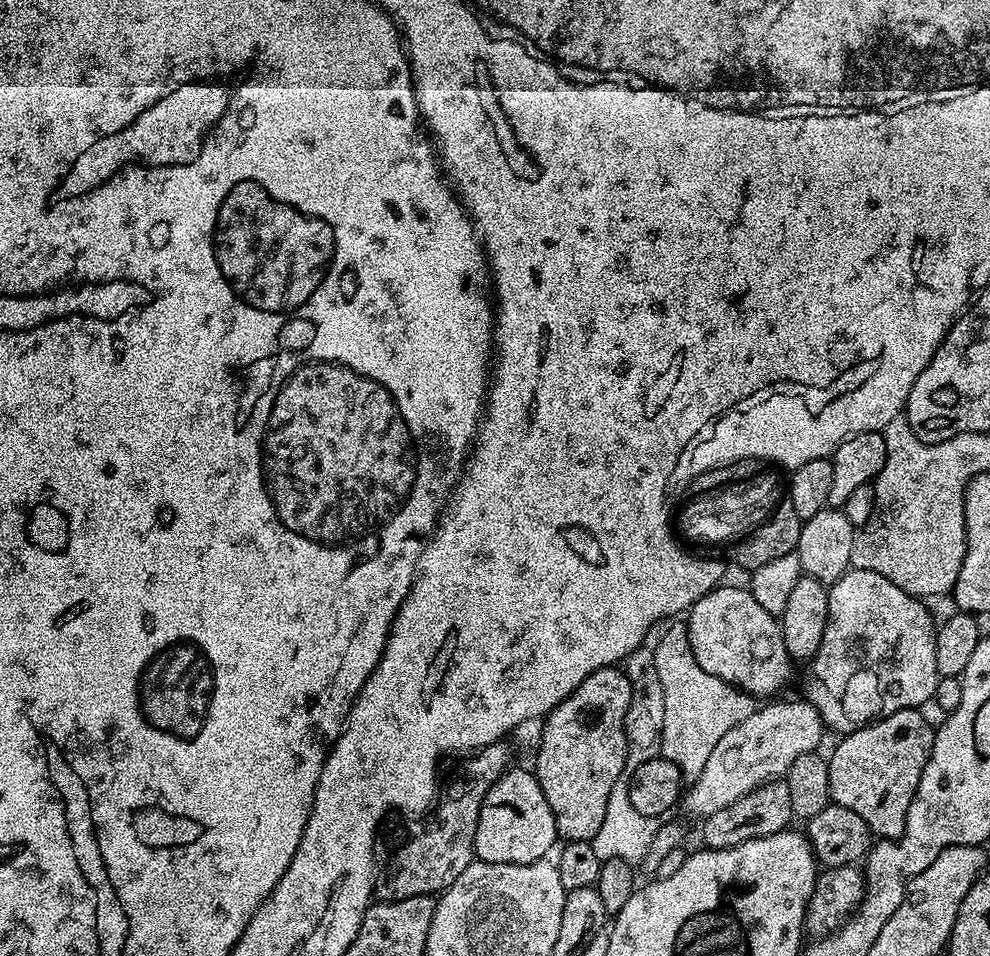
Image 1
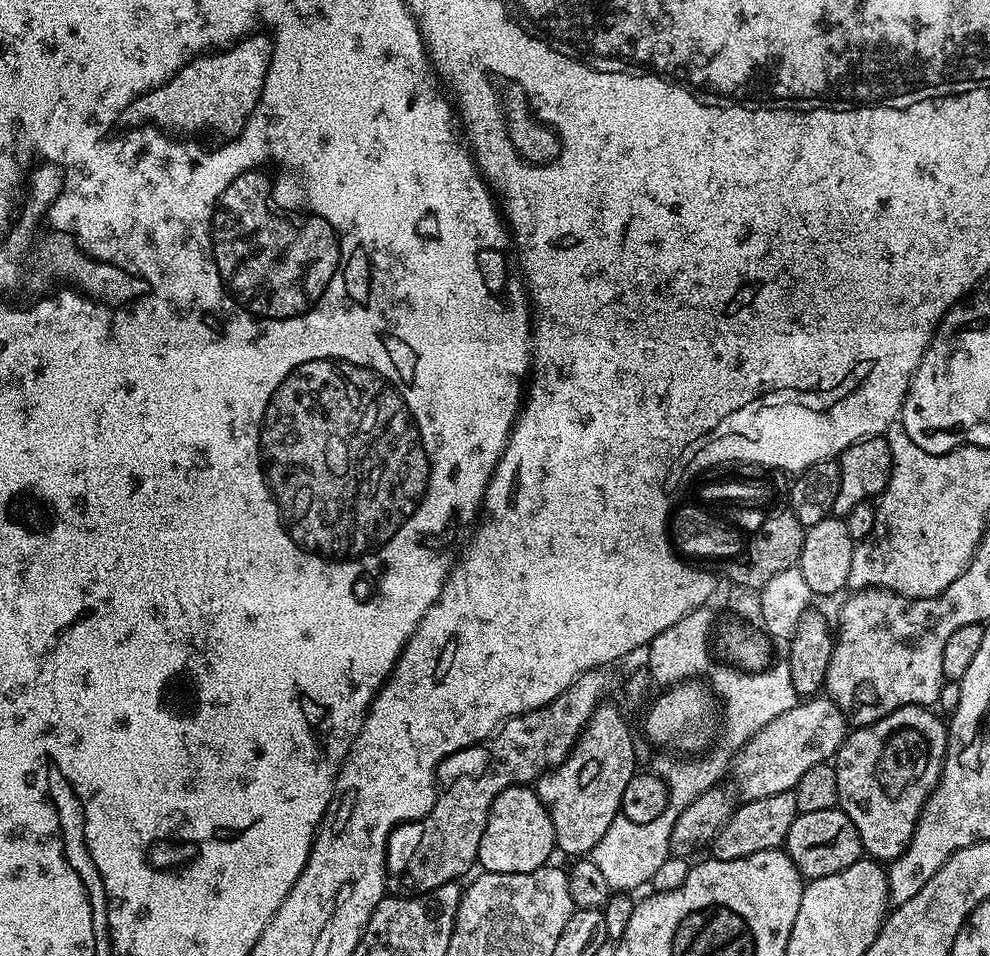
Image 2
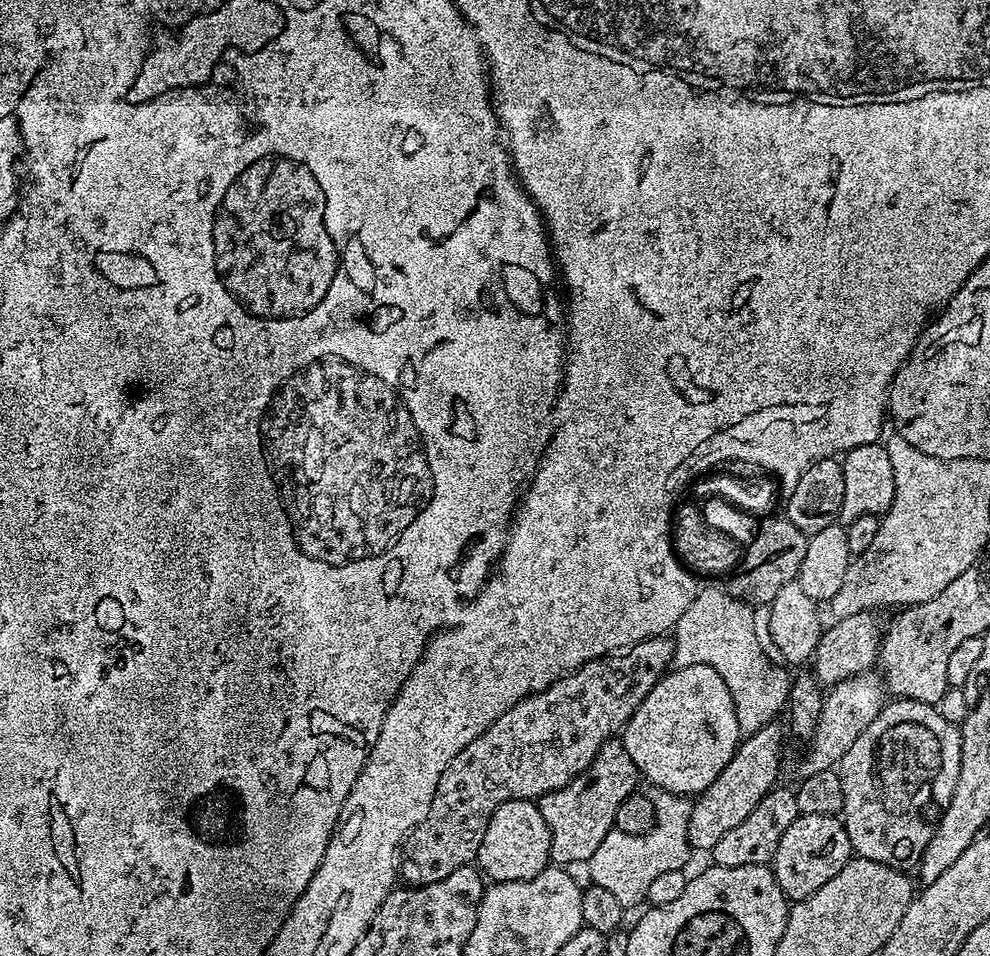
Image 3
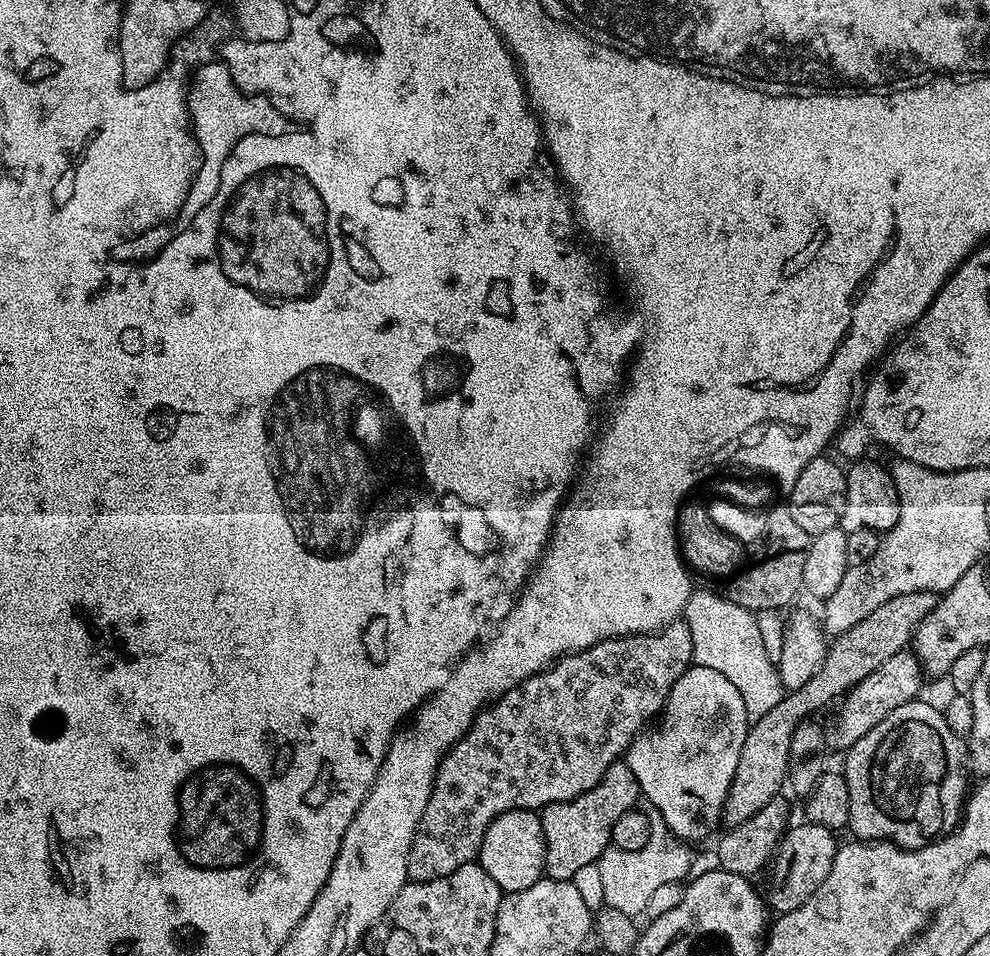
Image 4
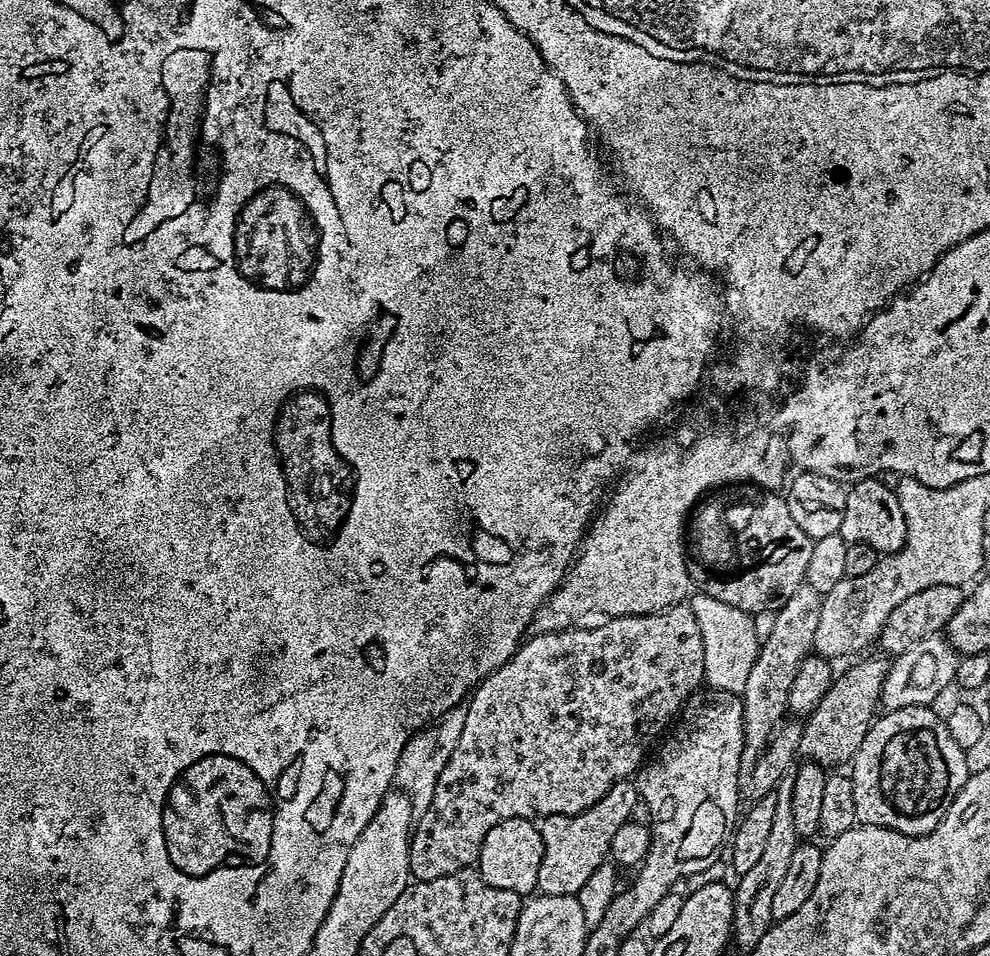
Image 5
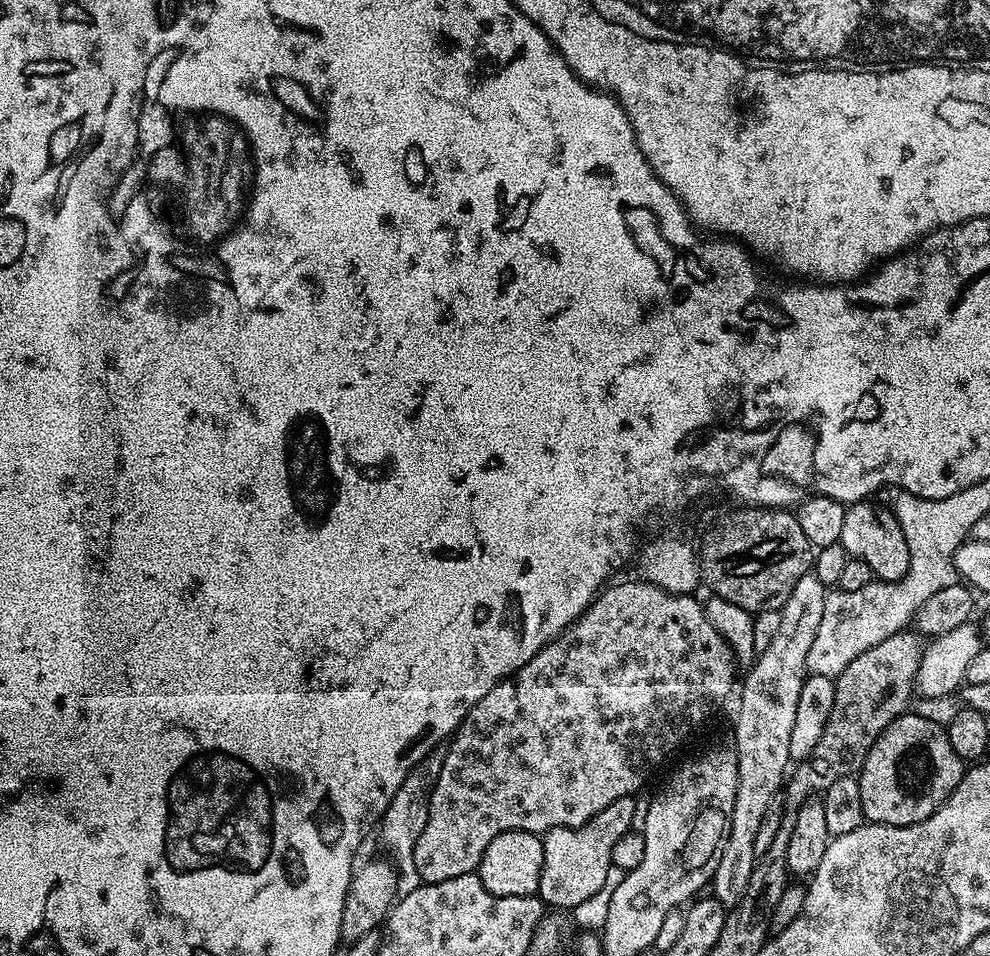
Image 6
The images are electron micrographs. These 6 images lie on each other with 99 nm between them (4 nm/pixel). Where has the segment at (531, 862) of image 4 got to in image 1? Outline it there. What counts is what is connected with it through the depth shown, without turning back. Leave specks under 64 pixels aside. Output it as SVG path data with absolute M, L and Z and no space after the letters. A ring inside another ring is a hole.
M509 767L494 786L486 794L482 802L482 810L478 818L478 830L474 834L475 859L485 860L491 864L529 864L535 860L545 859L552 847L558 844L554 814L550 810L550 802L546 802L546 794L542 794L542 786L538 786L535 771L524 768Z

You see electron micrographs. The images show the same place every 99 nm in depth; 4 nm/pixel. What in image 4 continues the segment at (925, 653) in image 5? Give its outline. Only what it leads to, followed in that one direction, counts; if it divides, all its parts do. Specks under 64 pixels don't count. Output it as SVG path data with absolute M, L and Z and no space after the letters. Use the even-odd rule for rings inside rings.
M905 650L894 654L894 658L886 658L886 662L882 662L882 666L874 670L874 674L862 678L862 682L855 684L843 697L844 709L836 724L835 747L837 744L841 750L851 748L854 742L858 742L858 738L870 734L870 730L874 730L874 726L878 726L878 722L882 722L882 718L890 714L890 710L898 710L898 706L917 699L921 695L920 676L922 677L922 669L919 660L911 651Z

